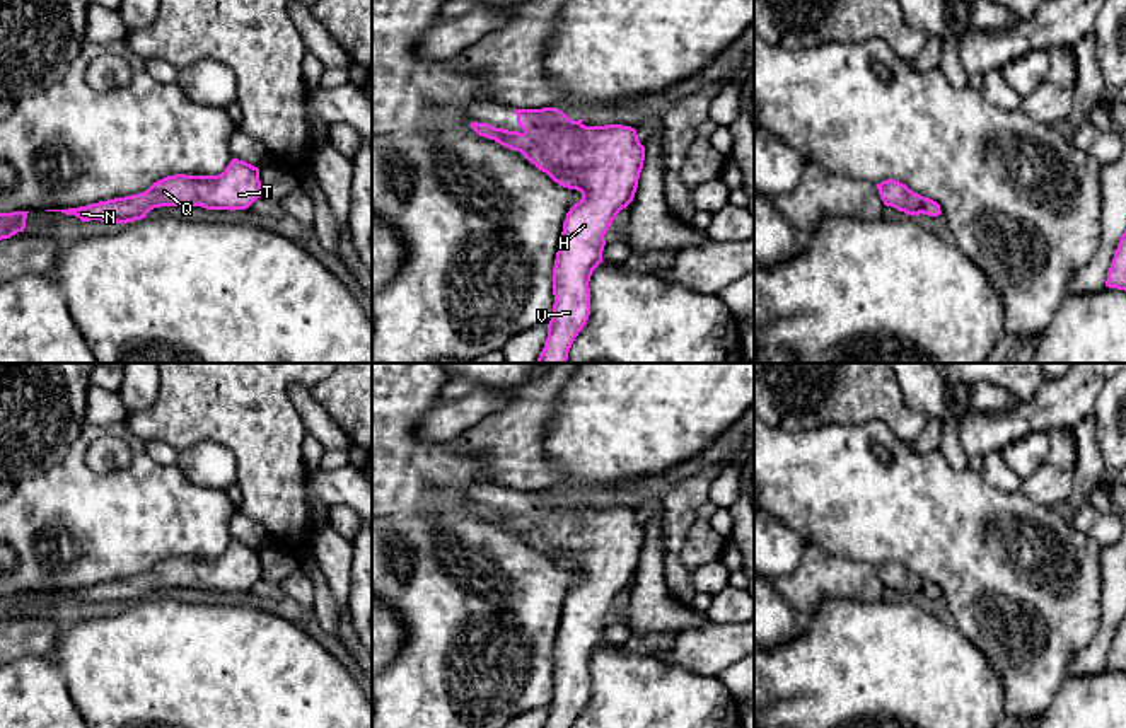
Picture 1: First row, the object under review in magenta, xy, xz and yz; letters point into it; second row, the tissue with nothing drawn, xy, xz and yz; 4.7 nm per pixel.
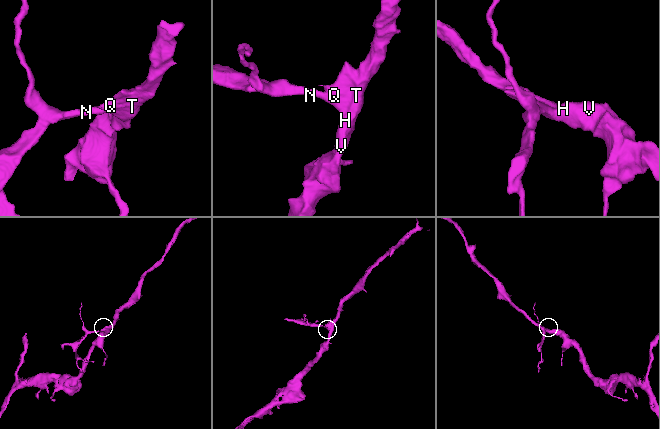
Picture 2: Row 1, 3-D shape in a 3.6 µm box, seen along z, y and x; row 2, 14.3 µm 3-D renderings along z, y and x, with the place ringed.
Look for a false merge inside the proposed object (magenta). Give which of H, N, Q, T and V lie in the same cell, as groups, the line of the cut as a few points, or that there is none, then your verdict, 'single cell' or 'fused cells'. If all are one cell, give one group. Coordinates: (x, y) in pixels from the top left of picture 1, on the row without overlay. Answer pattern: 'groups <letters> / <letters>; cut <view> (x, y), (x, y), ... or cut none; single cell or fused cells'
groups H N Q T V; cut none; single cell

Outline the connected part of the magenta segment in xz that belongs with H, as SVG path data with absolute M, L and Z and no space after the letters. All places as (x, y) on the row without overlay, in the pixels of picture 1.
M556 489L514 493L517 496L517 506L524 511L522 515L478 503L471 505L469 510L479 518L520 534L560 568L582 575L582 581L570 590L563 604L553 648L553 699L548 706L548 719L544 723L544 728L572 728L590 697L589 663L594 651L602 644L604 617L616 597L635 580L643 551L645 529L631 508L585 508L582 505L583 501L573 503Z

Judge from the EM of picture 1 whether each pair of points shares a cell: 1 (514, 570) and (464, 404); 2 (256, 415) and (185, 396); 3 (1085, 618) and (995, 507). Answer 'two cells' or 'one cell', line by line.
1: two cells
2: one cell
3: one cell

